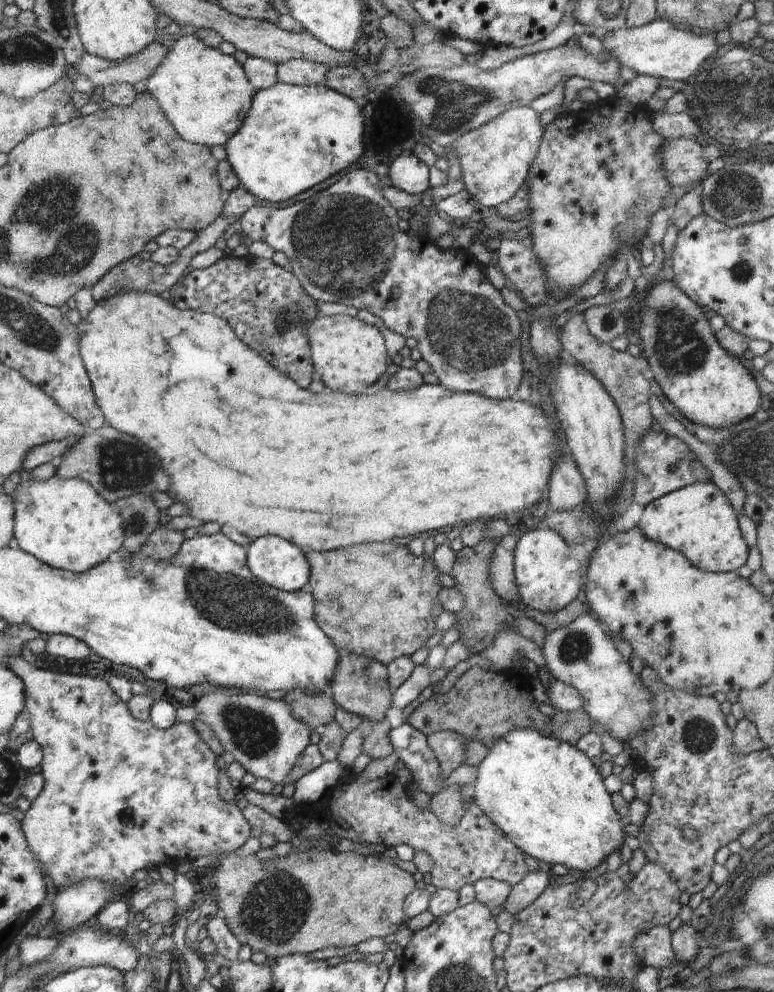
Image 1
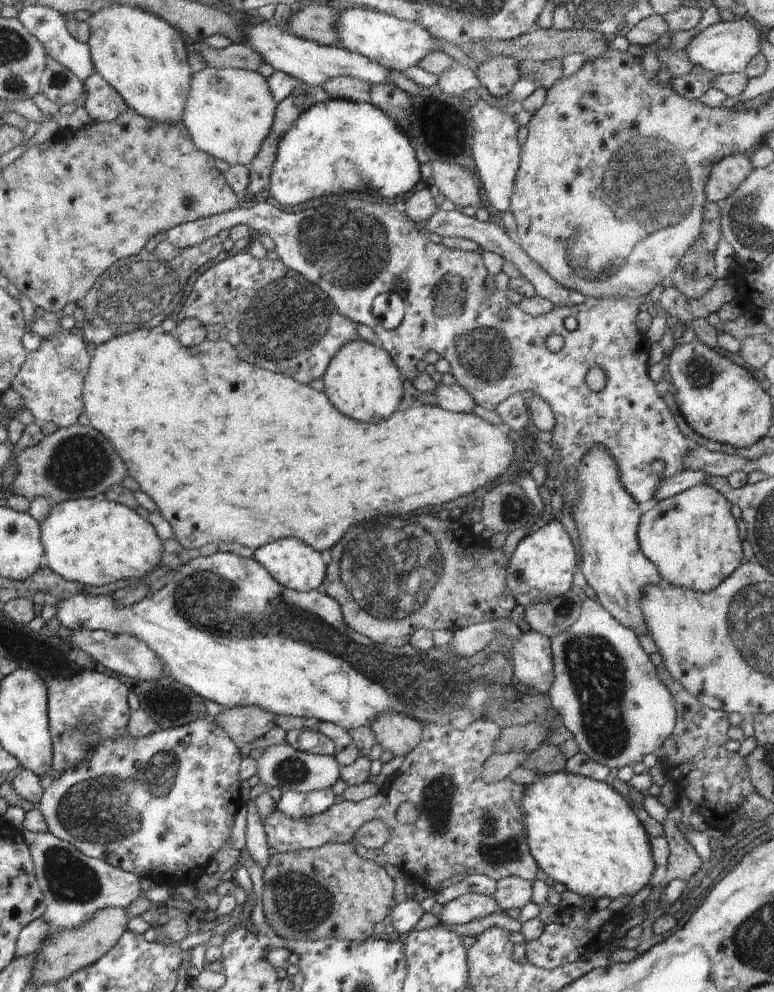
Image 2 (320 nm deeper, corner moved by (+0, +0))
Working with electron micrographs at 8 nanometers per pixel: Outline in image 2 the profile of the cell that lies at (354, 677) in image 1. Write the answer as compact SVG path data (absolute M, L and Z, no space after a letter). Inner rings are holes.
M396 713L379 715L371 728L383 750L395 757L411 753L420 744L423 733L423 726L417 720Z

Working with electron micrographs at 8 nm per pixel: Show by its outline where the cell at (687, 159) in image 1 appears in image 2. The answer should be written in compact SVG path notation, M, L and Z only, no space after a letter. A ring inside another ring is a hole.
M746 154L723 158L712 167L708 177L705 186L707 200L713 203L726 200L753 170Z

